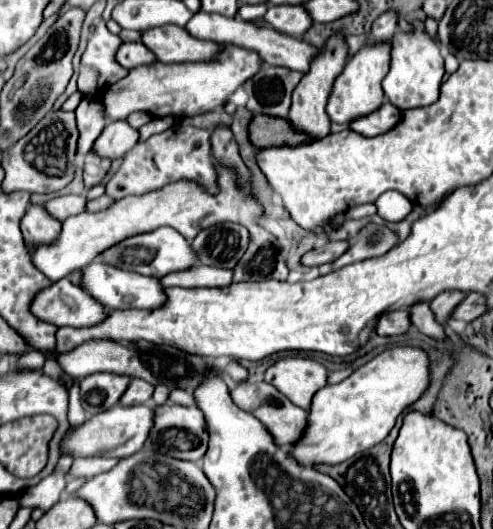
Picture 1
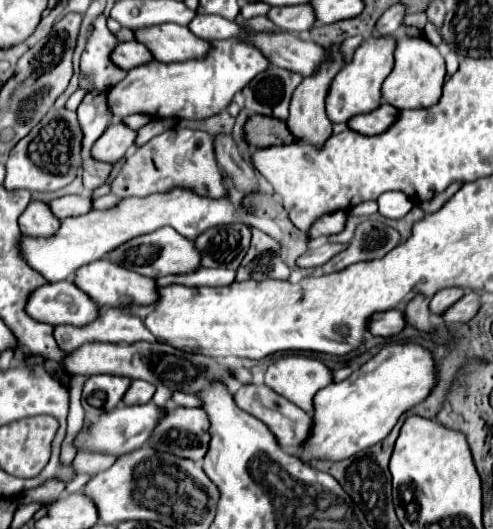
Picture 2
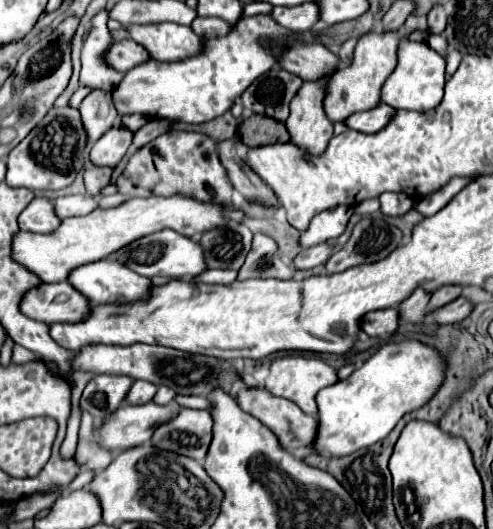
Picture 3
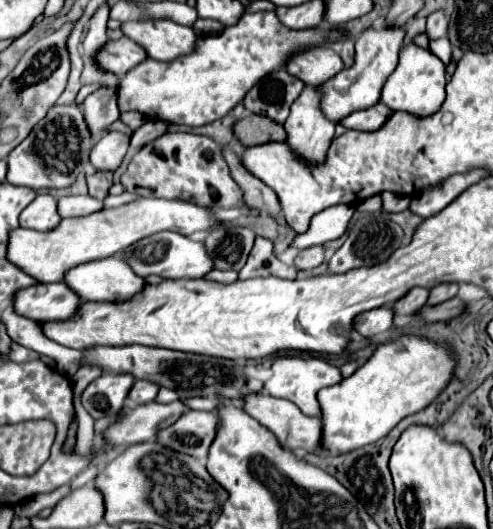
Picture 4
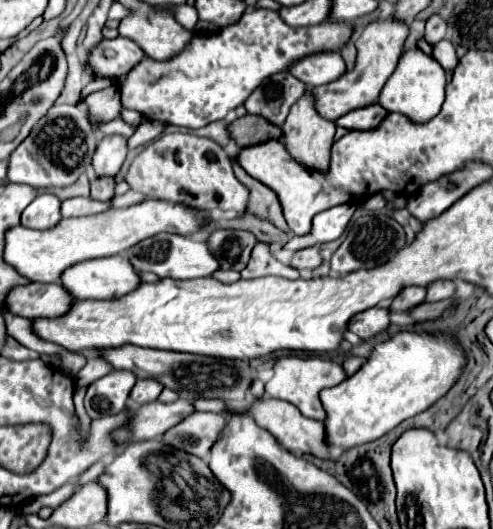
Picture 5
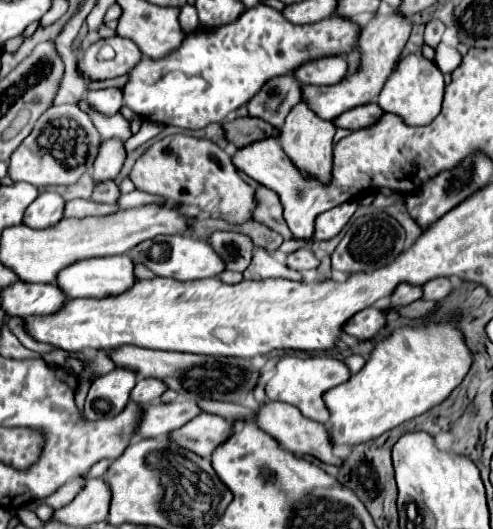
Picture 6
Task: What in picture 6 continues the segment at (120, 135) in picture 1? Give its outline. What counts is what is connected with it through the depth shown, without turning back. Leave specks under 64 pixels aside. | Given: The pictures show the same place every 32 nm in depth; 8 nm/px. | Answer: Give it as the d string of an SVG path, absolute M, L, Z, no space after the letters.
M120 138L102 140L94 160L94 180L114 180L124 164L124 158L126 158L124 140Z

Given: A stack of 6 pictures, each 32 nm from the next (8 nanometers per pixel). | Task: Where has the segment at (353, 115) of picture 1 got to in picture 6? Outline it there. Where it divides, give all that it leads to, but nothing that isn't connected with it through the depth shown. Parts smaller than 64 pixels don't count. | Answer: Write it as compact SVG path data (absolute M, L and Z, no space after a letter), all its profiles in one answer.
M392 12L388 16L376 14L362 28L362 32L358 36L358 50L360 50L360 66L358 66L358 70L354 74L346 74L344 80L340 80L338 84L304 86L302 88L302 98L324 120L334 120L342 112L348 112L352 108L358 108L358 106L374 102L376 96L380 94L384 82L388 80L388 76L394 72L396 62L400 58L400 52L402 52L408 36L410 36L410 30L412 30L412 24L408 22L408 18L400 16L398 12Z

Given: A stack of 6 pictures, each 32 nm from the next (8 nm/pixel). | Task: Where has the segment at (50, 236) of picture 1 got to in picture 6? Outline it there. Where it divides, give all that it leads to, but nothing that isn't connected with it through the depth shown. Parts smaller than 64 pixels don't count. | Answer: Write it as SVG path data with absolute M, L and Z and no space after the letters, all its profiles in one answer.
M42 192L38 198L26 208L22 222L30 228L50 228L62 220L64 198L54 192Z

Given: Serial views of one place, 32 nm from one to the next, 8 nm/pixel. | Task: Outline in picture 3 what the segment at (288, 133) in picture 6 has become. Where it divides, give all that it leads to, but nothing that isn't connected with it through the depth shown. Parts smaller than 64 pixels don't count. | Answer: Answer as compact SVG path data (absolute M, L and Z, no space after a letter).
M330 76L318 80L306 80L290 102L290 116L286 128L290 142L318 154L332 138L332 122L324 114L324 96Z

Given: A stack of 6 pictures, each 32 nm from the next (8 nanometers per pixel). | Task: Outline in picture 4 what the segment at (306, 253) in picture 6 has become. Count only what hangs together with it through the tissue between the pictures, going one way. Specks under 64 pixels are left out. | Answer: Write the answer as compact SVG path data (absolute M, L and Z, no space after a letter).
M312 246L306 250L300 250L298 256L294 258L294 266L298 270L312 270L324 262L324 246Z

